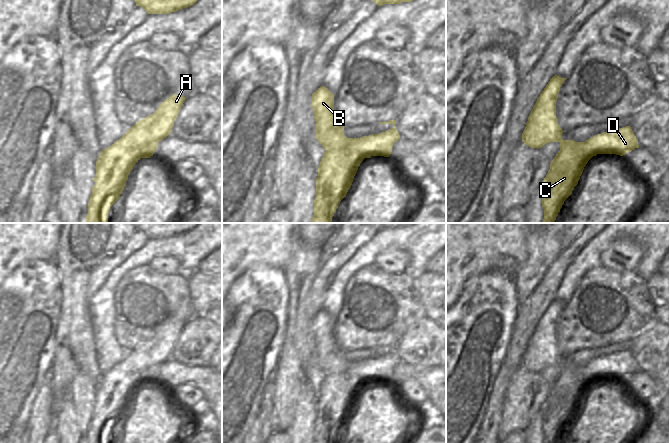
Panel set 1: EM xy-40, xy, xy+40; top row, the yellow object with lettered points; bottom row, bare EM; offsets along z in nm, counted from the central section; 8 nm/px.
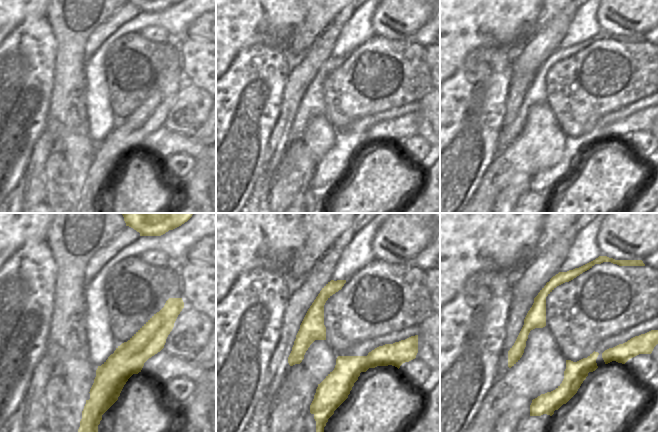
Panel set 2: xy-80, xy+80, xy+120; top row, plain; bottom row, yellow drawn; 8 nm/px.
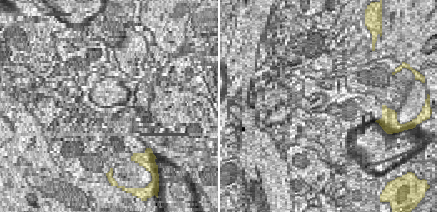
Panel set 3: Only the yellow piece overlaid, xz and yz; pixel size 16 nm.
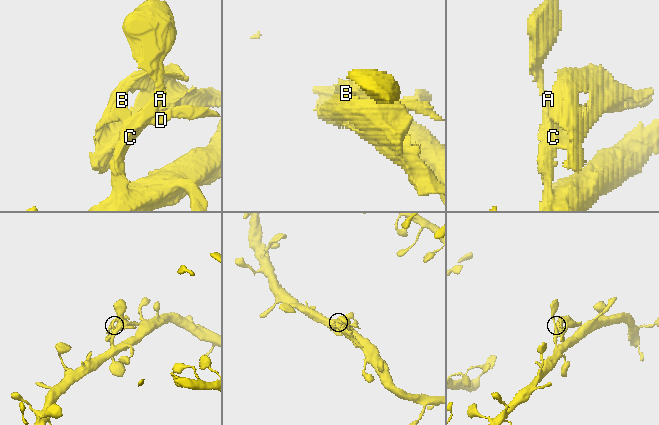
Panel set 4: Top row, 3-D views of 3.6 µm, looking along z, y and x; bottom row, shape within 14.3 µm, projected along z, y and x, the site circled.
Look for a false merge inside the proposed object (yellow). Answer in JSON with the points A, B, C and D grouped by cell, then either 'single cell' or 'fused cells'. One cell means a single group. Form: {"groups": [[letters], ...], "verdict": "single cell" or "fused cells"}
{"groups": [["A"], ["B", "C", "D"]], "verdict": "fused cells"}

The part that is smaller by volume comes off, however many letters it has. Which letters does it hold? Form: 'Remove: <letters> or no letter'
Remove: B, C, D.

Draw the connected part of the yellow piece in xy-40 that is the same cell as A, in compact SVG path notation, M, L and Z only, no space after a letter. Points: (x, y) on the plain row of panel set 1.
M173 318L153 338L136 346L119 364L101 375L96 385L95 409L92 411L86 443L108 443L110 431L115 427L106 419L104 411L109 394L121 392L130 396L144 382L145 370L159 366L171 357L185 323Z

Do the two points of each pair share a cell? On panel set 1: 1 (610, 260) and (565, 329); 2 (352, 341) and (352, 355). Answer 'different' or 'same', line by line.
1: different
2: different

